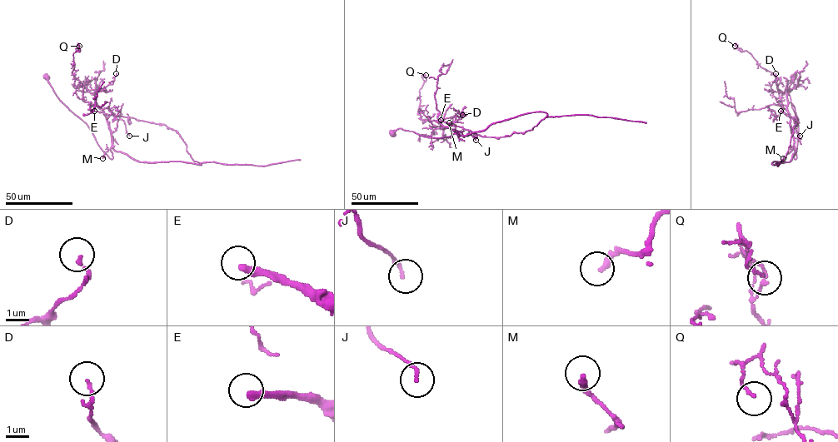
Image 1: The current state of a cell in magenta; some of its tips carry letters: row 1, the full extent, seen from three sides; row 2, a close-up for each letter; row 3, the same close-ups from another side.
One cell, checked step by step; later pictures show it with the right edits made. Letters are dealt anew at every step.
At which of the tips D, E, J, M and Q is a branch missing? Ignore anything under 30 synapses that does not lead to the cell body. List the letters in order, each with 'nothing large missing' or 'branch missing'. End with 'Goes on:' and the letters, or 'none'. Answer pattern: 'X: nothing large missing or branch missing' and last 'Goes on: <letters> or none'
D: nothing large missing
E: branch missing
J: nothing large missing
M: nothing large missing
Q: nothing large missing
Goes on: E

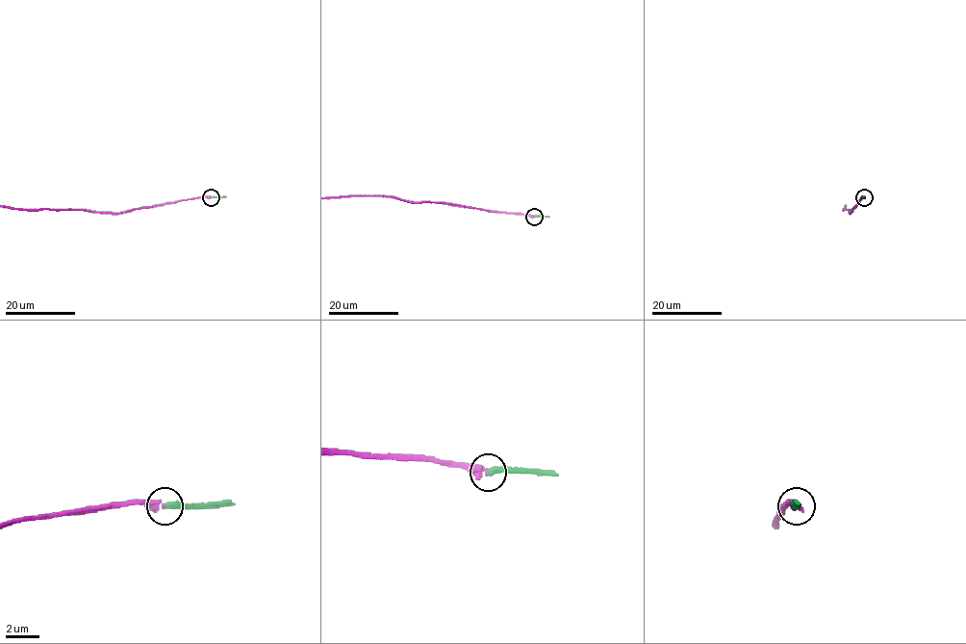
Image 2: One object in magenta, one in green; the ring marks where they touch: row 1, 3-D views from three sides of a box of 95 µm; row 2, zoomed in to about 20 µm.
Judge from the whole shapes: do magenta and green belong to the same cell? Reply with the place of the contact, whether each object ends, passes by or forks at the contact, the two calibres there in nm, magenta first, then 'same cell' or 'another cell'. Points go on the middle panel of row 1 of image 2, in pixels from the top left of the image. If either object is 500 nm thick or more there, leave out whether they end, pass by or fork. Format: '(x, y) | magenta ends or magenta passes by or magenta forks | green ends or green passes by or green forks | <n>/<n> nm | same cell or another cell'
(534, 217) | magenta passes by | green ends | 200/360 nm | same cell

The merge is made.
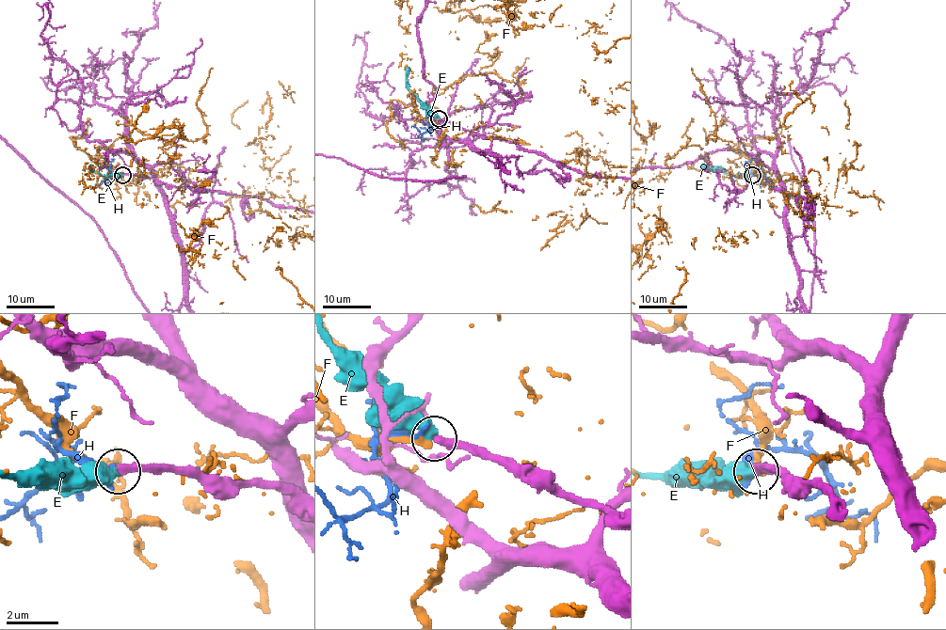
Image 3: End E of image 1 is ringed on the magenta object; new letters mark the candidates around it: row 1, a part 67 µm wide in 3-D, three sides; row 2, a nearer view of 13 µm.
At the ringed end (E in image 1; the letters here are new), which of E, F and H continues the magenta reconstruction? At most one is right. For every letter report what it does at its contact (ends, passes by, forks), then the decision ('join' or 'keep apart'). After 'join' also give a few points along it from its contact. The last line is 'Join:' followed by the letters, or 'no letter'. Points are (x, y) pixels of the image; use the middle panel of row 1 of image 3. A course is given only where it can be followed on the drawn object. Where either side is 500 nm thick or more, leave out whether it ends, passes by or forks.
E: it ends | join | via (440, 118), (408, 87), (408, 67)
F: it ends | keep apart
H: it ends | keep apart
Join: E

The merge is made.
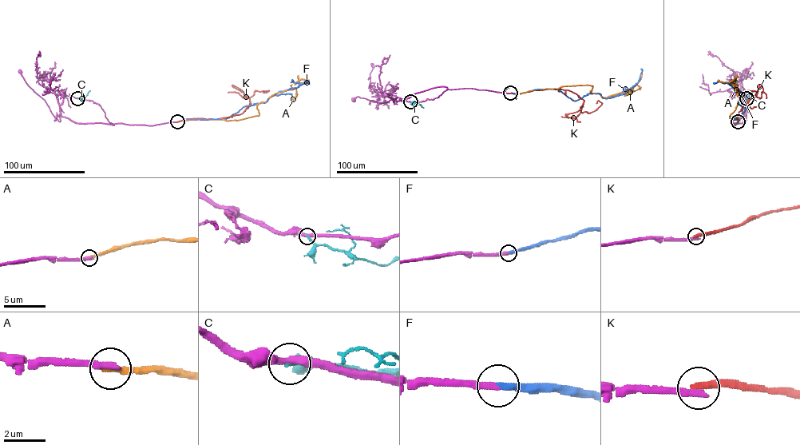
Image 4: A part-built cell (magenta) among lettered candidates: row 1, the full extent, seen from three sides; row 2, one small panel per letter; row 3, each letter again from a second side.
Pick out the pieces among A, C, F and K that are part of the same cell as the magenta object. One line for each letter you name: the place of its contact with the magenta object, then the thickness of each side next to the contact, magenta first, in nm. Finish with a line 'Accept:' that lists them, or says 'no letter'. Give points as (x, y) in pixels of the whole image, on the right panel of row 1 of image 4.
F: contact (738, 121); calibres 320 and 320 nm
Accept: F

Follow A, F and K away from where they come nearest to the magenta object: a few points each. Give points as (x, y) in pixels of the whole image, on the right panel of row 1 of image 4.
A: (738, 121), (733, 119), (731, 121), (730, 116), (742, 97), (730, 82), (734, 79), (734, 85)
F: (738, 121), (738, 119), (733, 119), (746, 109), (738, 104), (742, 97), (741, 92), (727, 83), (713, 82)
K: (738, 121), (738, 119), (734, 119), (734, 116), (754, 95), (759, 85), (766, 97)

